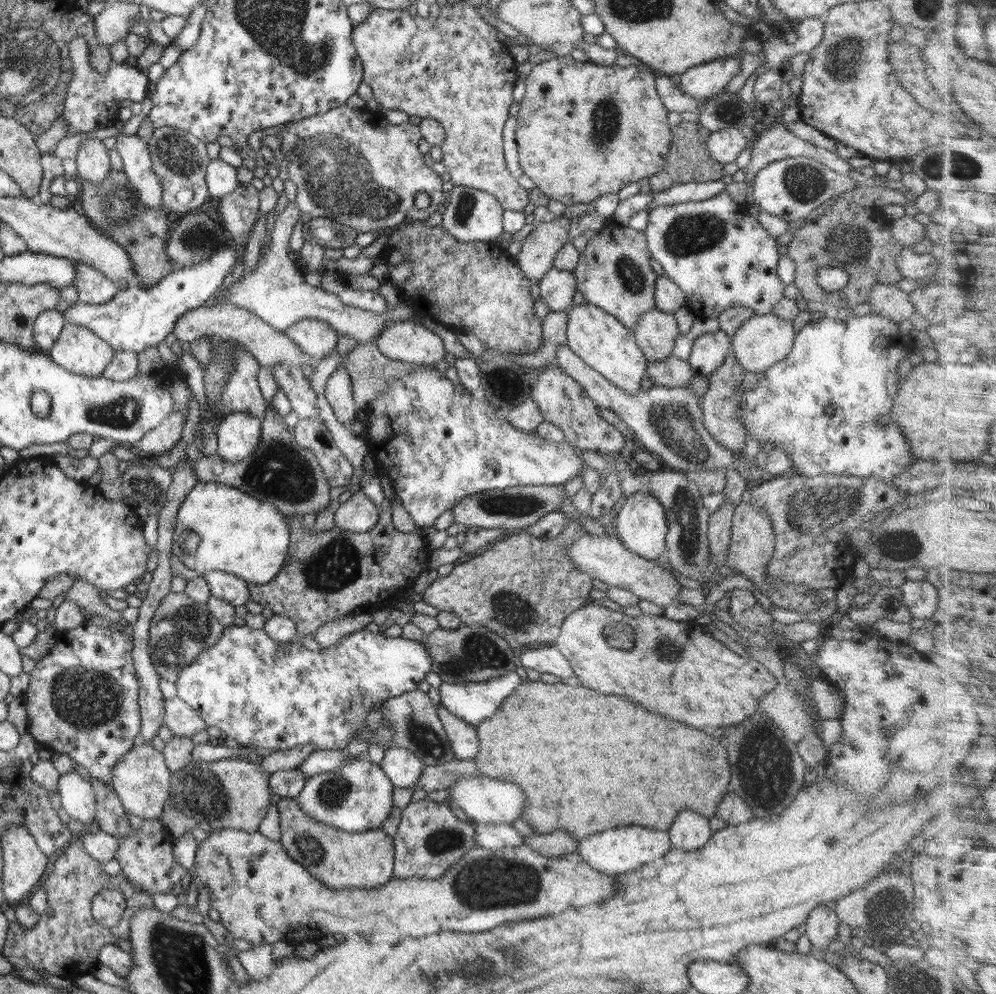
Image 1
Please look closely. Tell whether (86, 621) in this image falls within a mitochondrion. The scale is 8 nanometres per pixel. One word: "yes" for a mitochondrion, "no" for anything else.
no

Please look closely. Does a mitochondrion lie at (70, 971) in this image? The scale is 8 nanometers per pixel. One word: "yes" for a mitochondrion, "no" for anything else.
no

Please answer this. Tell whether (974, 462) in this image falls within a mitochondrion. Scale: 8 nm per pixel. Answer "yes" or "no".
no

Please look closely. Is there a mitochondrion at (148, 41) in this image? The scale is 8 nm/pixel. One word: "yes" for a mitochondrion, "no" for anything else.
no

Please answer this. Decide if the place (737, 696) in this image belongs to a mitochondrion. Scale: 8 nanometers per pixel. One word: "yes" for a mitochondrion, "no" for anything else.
no

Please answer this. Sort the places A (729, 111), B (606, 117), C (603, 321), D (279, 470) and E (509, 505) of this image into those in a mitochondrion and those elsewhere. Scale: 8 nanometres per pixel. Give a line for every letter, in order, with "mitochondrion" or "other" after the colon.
A: mitochondrion
B: mitochondrion
C: other
D: mitochondrion
E: mitochondrion

